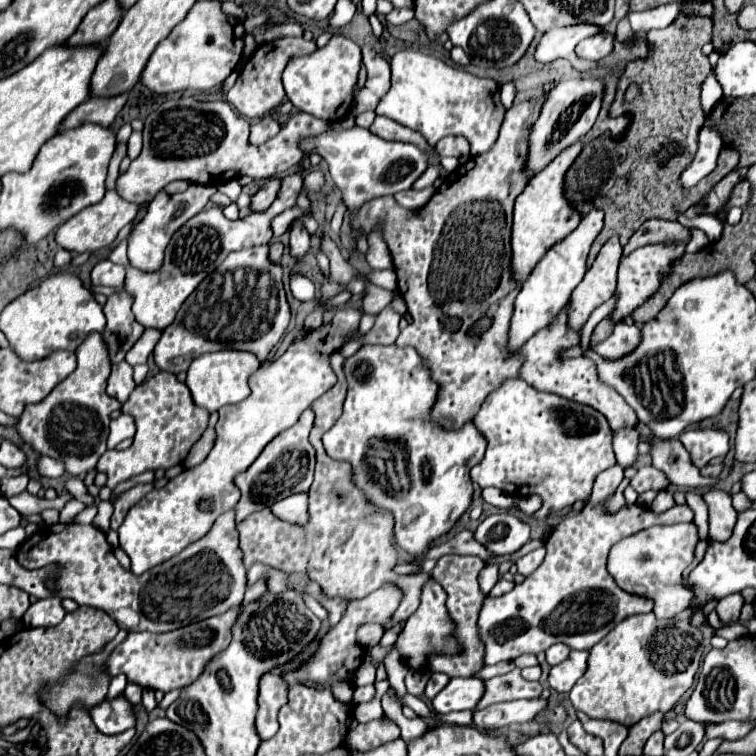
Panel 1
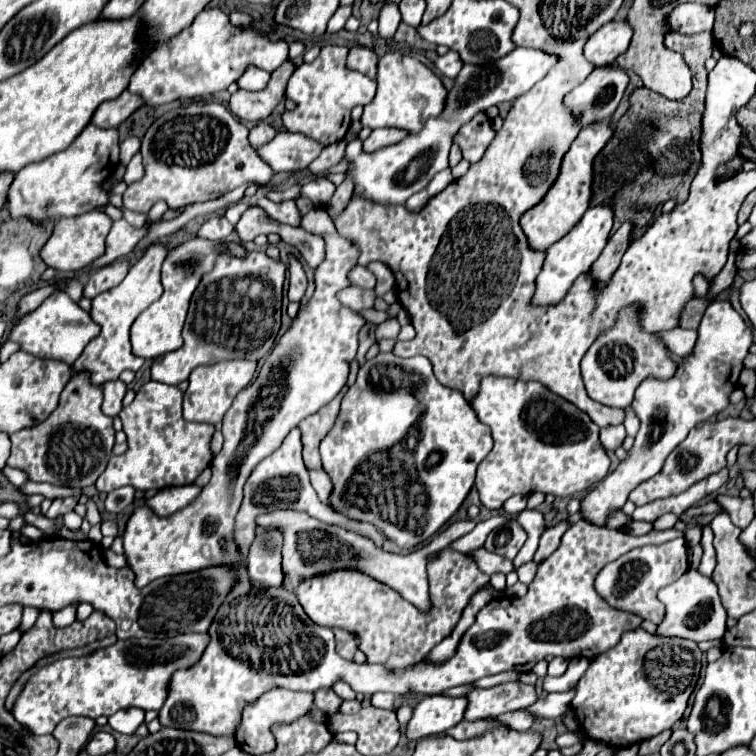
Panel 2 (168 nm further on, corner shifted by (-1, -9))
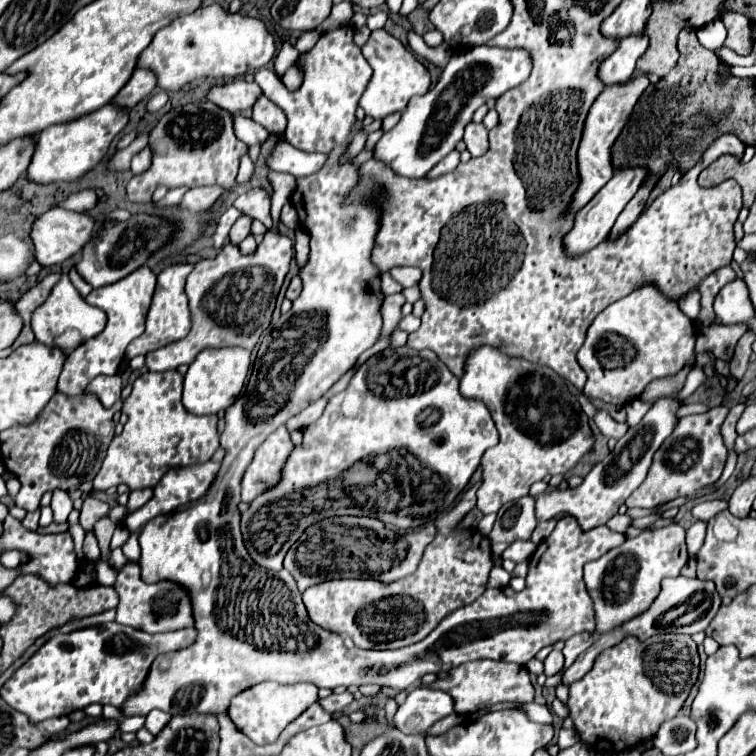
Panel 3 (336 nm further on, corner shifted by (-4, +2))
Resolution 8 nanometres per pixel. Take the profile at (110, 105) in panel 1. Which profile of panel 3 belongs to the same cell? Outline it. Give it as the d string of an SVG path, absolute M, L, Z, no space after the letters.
M136 69L136 73L130 77L130 81L124 85L124 89L120 89L120 93L112 99L114 105L132 109L138 101L142 101L144 97L148 97L158 85L156 73L150 69Z

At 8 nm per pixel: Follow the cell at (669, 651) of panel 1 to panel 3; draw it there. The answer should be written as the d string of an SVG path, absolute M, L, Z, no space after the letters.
M666 633L666 635L650 637L648 641L626 637L622 643L600 653L594 667L580 681L574 681L570 685L570 699L568 699L570 715L568 717L572 719L574 729L578 731L582 743L594 747L596 751L620 753L624 749L632 749L640 741L652 739L660 723L676 717L692 685L698 679L698 665L700 665L700 659L698 659L696 643L686 635Z

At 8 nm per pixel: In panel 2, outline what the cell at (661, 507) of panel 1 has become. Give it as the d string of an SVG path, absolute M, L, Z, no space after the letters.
M663 514L663 516L659 516L655 522L651 522L653 524L653 528L655 530L665 530L665 528L673 528L675 526L675 522L679 520L679 516L677 514Z

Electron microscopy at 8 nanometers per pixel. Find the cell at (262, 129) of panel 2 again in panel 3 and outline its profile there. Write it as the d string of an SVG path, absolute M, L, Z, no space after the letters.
M262 95L262 97L254 103L252 119L254 119L256 123L260 123L270 135L276 135L276 137L282 137L282 135L284 135L284 129L286 129L284 111L278 109L278 105L274 105L268 97Z

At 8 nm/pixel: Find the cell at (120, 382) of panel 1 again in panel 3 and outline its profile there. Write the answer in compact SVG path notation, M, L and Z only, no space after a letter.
M112 375L112 377L96 377L96 379L92 379L84 393L96 395L98 401L108 409L120 399L120 391L122 391L122 379L118 375Z

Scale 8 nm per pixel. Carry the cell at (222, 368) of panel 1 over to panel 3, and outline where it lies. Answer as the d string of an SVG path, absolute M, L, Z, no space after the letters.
M220 347L220 349L204 349L190 365L184 375L184 395L182 403L192 415L214 415L226 407L230 407L240 395L246 375L250 367L250 351L240 347Z

